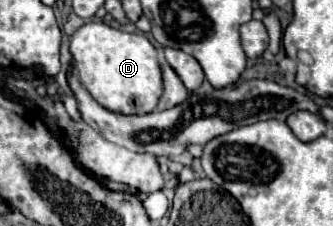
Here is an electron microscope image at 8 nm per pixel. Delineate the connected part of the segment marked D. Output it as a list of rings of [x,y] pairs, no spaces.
[[[85,23],[71,35],[71,55],[81,85],[109,111],[143,115],[151,113],[161,97],[161,69],[157,49],[141,33],[125,33],[105,23]]]

